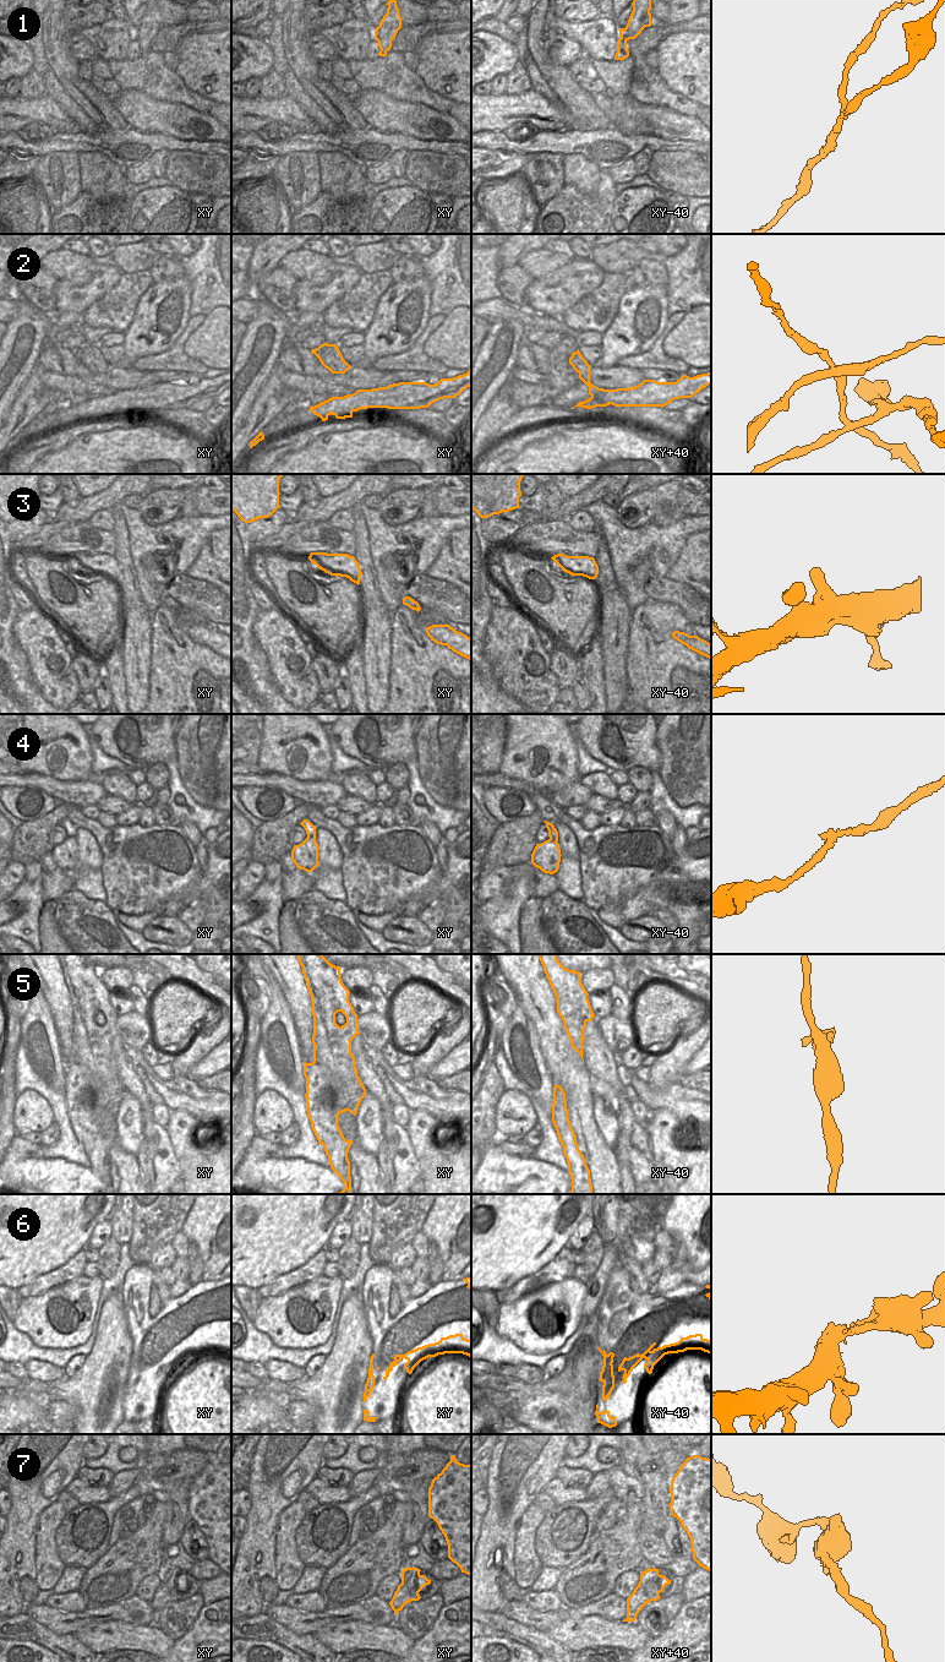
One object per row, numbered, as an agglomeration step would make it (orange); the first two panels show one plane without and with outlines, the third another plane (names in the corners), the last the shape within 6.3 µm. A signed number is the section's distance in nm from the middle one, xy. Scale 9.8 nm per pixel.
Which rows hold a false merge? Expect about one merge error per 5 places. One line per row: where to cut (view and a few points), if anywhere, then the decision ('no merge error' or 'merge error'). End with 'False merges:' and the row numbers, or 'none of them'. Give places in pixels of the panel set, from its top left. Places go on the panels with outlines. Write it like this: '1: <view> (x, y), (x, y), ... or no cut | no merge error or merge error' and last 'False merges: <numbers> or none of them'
1: xy-40 (621, 37), (626, 41) | merge error
2: xy+40 (604, 390), (591, 397) | merge error
3: no cut | no merge error
4: no cut | no merge error
5: no cut | no merge error
6: no cut | no merge error
7: no cut | no merge error
False merges: 1, 2

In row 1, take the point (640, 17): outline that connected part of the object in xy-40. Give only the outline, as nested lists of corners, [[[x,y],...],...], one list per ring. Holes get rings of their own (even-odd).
[[[633,0],[633,11],[628,23],[619,31],[623,40],[635,39],[645,27],[651,26],[651,0]]]

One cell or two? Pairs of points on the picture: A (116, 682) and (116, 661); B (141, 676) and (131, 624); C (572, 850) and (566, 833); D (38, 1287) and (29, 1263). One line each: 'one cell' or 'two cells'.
A: one cell
B: one cell
C: one cell
D: two cells

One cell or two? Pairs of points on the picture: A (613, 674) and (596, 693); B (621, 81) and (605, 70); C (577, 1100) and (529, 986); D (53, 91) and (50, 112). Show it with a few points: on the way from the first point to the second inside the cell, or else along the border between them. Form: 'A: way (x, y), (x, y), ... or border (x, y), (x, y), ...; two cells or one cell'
A: border (601, 657), (604, 693), (607, 701); two cells
B: way (617, 77), (608, 71); one cell
C: way (569, 1072), (556, 1051), (544, 1014); one cell
D: border (45, 93), (71, 120); two cells

